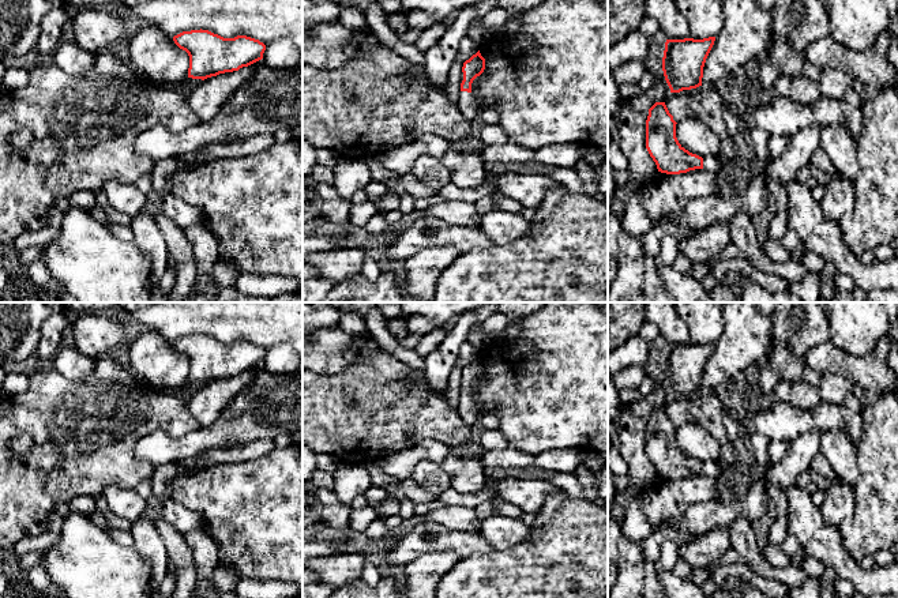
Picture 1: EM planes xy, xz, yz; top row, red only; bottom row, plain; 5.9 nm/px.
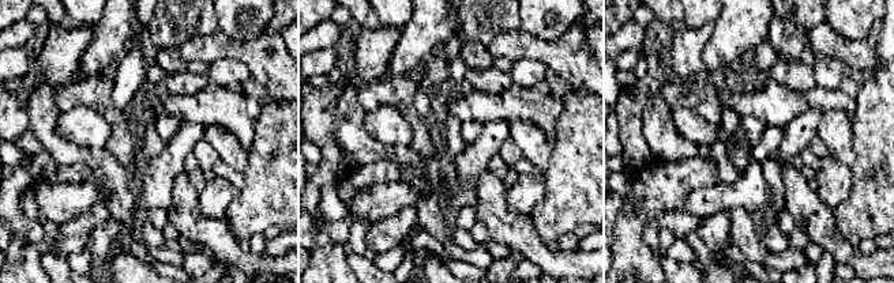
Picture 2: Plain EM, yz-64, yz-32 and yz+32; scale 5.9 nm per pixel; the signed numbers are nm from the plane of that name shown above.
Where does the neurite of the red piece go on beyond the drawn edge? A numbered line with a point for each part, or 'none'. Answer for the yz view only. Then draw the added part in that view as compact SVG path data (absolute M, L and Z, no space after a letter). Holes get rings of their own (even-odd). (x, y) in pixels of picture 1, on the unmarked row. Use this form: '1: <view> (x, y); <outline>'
1: yz (710, 469); M710 460L706 462L703 465L703 474L706 474L706 475L714 478L714 479L717 479L721 484L721 486L722 486L722 494L728 496L726 492L725 492L725 489L724 489L726 478L725 478L725 475L721 471L721 469L719 469L718 465L715 465L715 463L710 462Z

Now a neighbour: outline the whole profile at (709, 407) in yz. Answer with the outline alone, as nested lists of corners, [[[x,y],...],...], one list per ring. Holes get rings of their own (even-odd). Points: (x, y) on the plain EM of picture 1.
[[[699,391],[680,398],[669,398],[665,410],[676,428],[688,422],[694,414],[696,422],[703,426],[721,444],[721,460],[732,469],[737,465],[736,448],[729,440],[724,414],[729,399],[724,391]]]

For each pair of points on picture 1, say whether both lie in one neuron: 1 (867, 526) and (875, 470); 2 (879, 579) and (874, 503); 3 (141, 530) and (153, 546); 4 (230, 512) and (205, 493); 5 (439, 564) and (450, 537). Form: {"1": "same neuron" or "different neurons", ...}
{"1": "same neuron", "2": "different neurons", "3": "same neuron", "4": "same neuron", "5": "different neurons"}

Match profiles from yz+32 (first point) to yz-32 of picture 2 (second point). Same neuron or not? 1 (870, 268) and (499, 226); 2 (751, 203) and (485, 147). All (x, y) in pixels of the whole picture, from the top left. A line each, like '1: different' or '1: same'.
1: same
2: different

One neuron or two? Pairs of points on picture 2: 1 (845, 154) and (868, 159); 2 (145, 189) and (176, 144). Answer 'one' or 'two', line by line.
1: two
2: one

